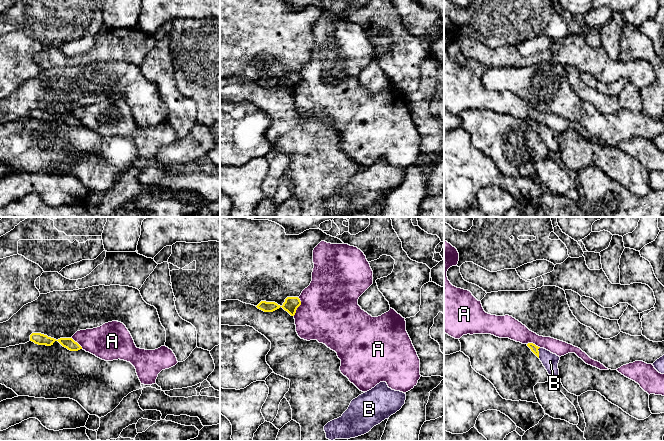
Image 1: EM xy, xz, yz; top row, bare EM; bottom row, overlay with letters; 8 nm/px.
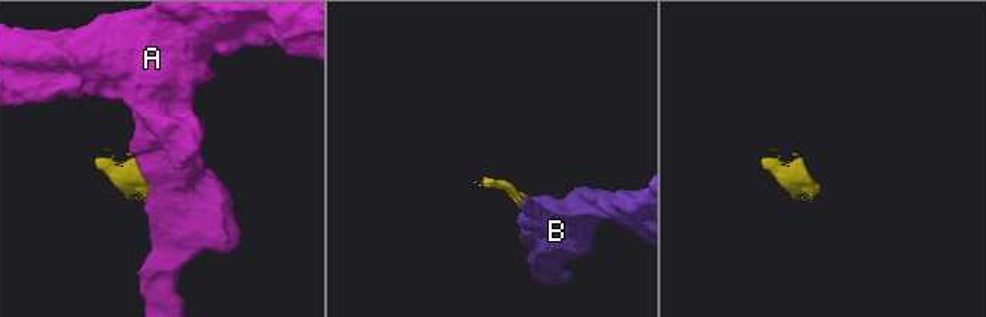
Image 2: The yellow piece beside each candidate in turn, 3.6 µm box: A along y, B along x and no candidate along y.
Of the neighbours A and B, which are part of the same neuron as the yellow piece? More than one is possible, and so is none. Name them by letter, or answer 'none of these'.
B

